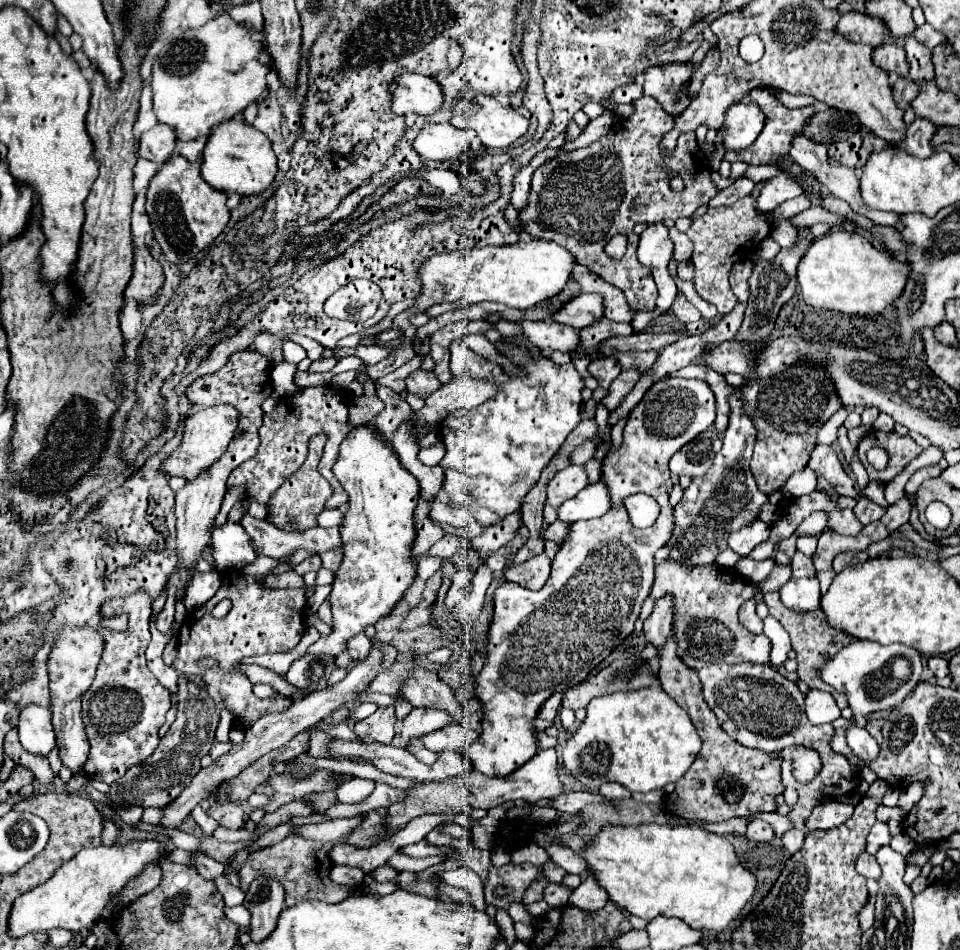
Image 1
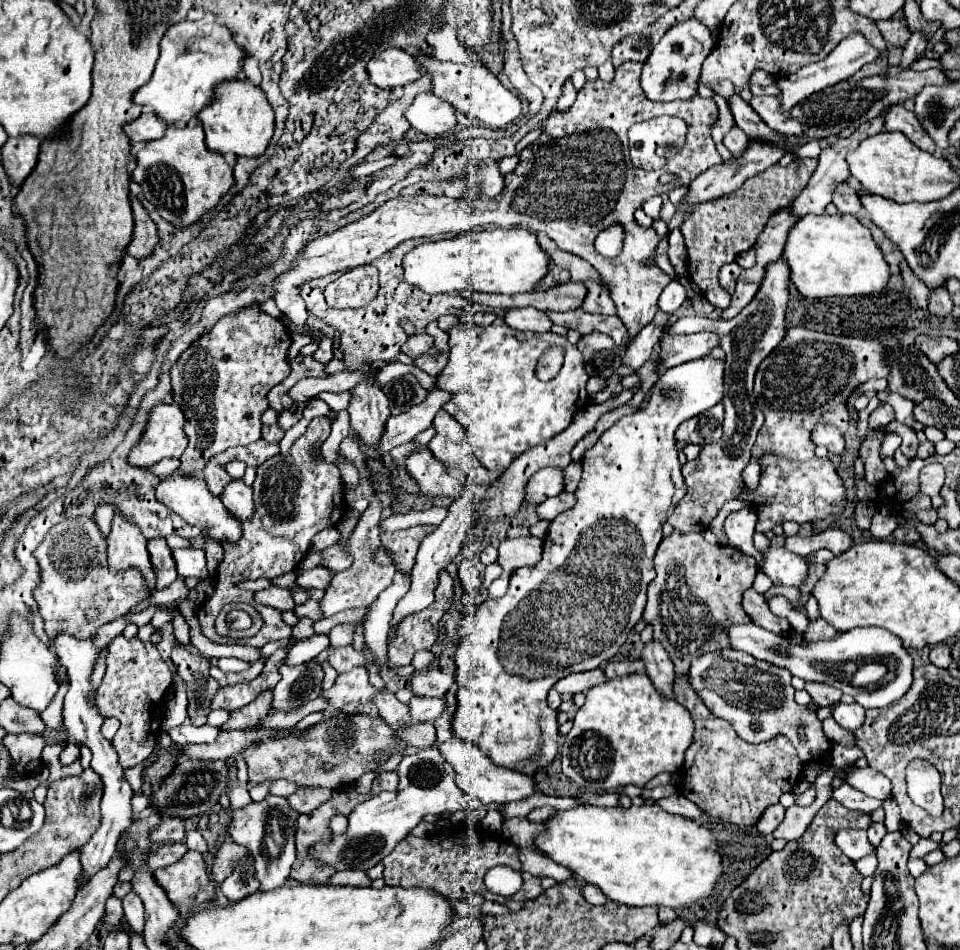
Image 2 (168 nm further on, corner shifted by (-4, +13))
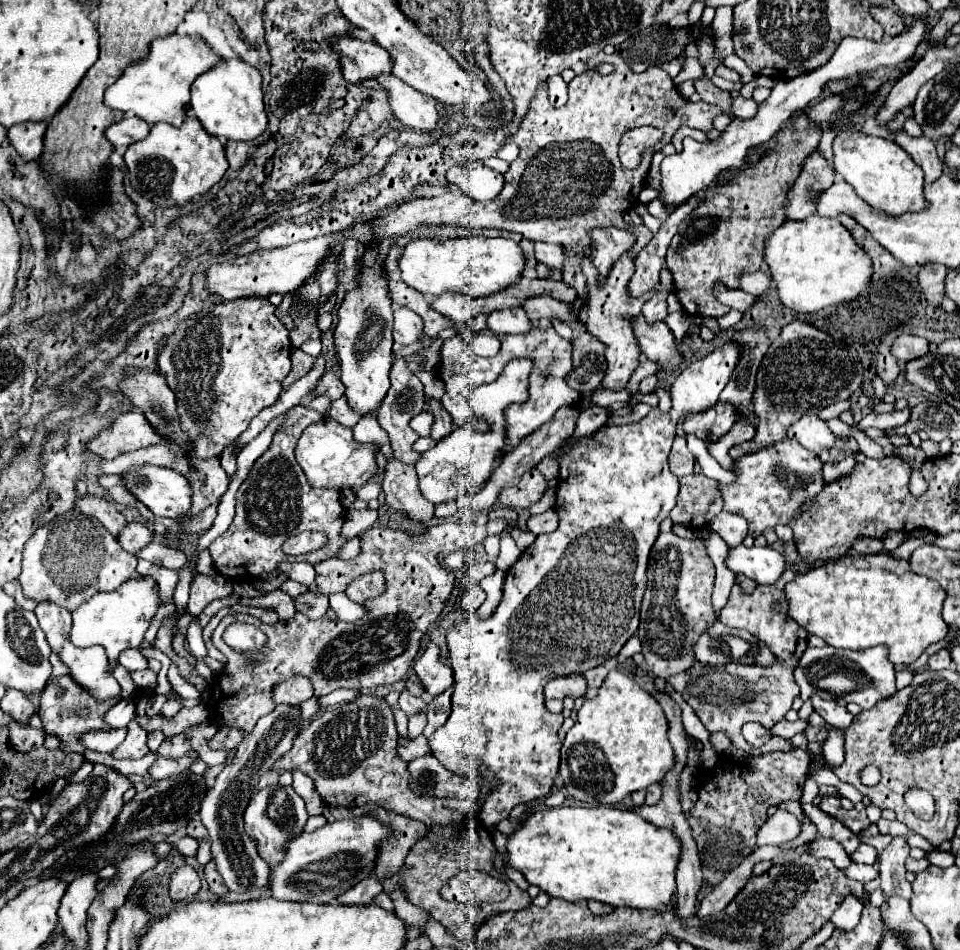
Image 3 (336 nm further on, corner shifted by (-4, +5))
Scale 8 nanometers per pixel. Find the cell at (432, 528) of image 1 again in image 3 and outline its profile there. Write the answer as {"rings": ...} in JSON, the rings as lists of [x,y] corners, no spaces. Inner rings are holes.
{"rings":[[[442,523],[442,525],[434,525],[428,527],[424,533],[416,533],[410,535],[404,529],[390,529],[390,527],[370,527],[362,533],[362,553],[350,561],[340,561],[340,559],[326,559],[322,563],[316,565],[316,583],[318,583],[318,593],[330,595],[336,591],[346,591],[346,585],[360,577],[366,571],[374,571],[374,569],[382,569],[386,573],[386,591],[380,599],[372,599],[372,603],[366,603],[364,607],[368,609],[368,615],[362,621],[356,621],[354,625],[348,625],[344,621],[328,621],[328,617],[310,621],[308,617],[304,617],[302,613],[296,613],[292,619],[288,621],[278,621],[276,625],[264,625],[258,619],[254,619],[252,615],[244,615],[244,613],[236,613],[236,615],[226,615],[218,627],[214,629],[212,635],[212,643],[216,649],[220,649],[226,657],[228,657],[228,665],[224,667],[224,671],[220,675],[216,675],[216,685],[212,687],[212,703],[208,705],[208,719],[214,721],[218,727],[230,725],[230,727],[238,727],[244,733],[252,731],[252,727],[256,725],[256,721],[270,713],[274,709],[274,701],[272,701],[272,689],[282,683],[284,679],[292,677],[292,675],[306,675],[312,685],[314,685],[314,695],[322,697],[328,695],[336,689],[342,687],[350,687],[350,689],[376,689],[380,685],[392,685],[400,679],[406,677],[412,661],[416,659],[418,651],[420,651],[420,643],[426,635],[426,631],[430,629],[430,625],[438,619],[438,615],[442,613],[446,601],[452,595],[454,589],[454,573],[450,569],[444,569],[438,563],[438,553],[440,551],[456,551],[460,549],[462,543],[462,533],[454,523]],[[242,621],[242,623],[254,623],[256,627],[262,629],[262,633],[266,635],[266,643],[258,653],[248,653],[248,655],[240,655],[238,651],[234,651],[232,647],[228,647],[222,641],[222,633],[228,625]],[[230,657],[240,657],[242,665],[238,667],[238,671],[232,669],[232,659]],[[248,659],[254,659],[256,665],[250,665]]]}

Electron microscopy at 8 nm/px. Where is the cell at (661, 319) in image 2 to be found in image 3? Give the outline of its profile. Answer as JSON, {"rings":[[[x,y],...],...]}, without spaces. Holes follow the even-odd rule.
{"rings":[[[660,287],[660,291],[648,303],[644,303],[642,315],[646,317],[646,321],[650,325],[666,319],[666,315],[668,315],[668,311],[666,311],[666,295],[668,295],[668,291],[664,287]]]}

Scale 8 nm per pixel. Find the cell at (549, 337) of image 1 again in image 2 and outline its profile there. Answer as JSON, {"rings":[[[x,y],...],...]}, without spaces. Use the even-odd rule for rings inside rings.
{"rings":[[[534,307],[508,309],[504,313],[504,323],[508,323],[508,327],[514,327],[518,331],[534,331],[534,333],[544,333],[550,331],[552,327],[552,321],[546,317],[546,313]]]}

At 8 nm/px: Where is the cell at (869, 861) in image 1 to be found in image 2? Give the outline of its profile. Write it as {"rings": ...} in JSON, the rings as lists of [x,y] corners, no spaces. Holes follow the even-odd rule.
{"rings":[[[848,829],[848,831],[838,831],[836,833],[836,845],[842,849],[842,853],[850,859],[862,859],[876,849],[870,845],[866,831],[862,829]]]}

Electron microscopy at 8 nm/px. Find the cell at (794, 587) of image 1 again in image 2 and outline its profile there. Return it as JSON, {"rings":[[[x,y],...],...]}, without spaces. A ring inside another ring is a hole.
{"rings":[[[770,543],[768,549],[762,551],[760,569],[772,579],[774,585],[792,585],[798,587],[806,577],[806,563],[800,555],[788,551],[780,543]]]}

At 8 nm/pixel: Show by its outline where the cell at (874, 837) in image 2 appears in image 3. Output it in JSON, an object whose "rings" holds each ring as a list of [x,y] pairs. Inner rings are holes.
{"rings":[[[862,843],[862,845],[858,847],[858,851],[852,853],[852,859],[854,859],[856,863],[868,863],[868,865],[874,865],[876,855],[878,855],[878,851],[876,851],[872,845]]]}

